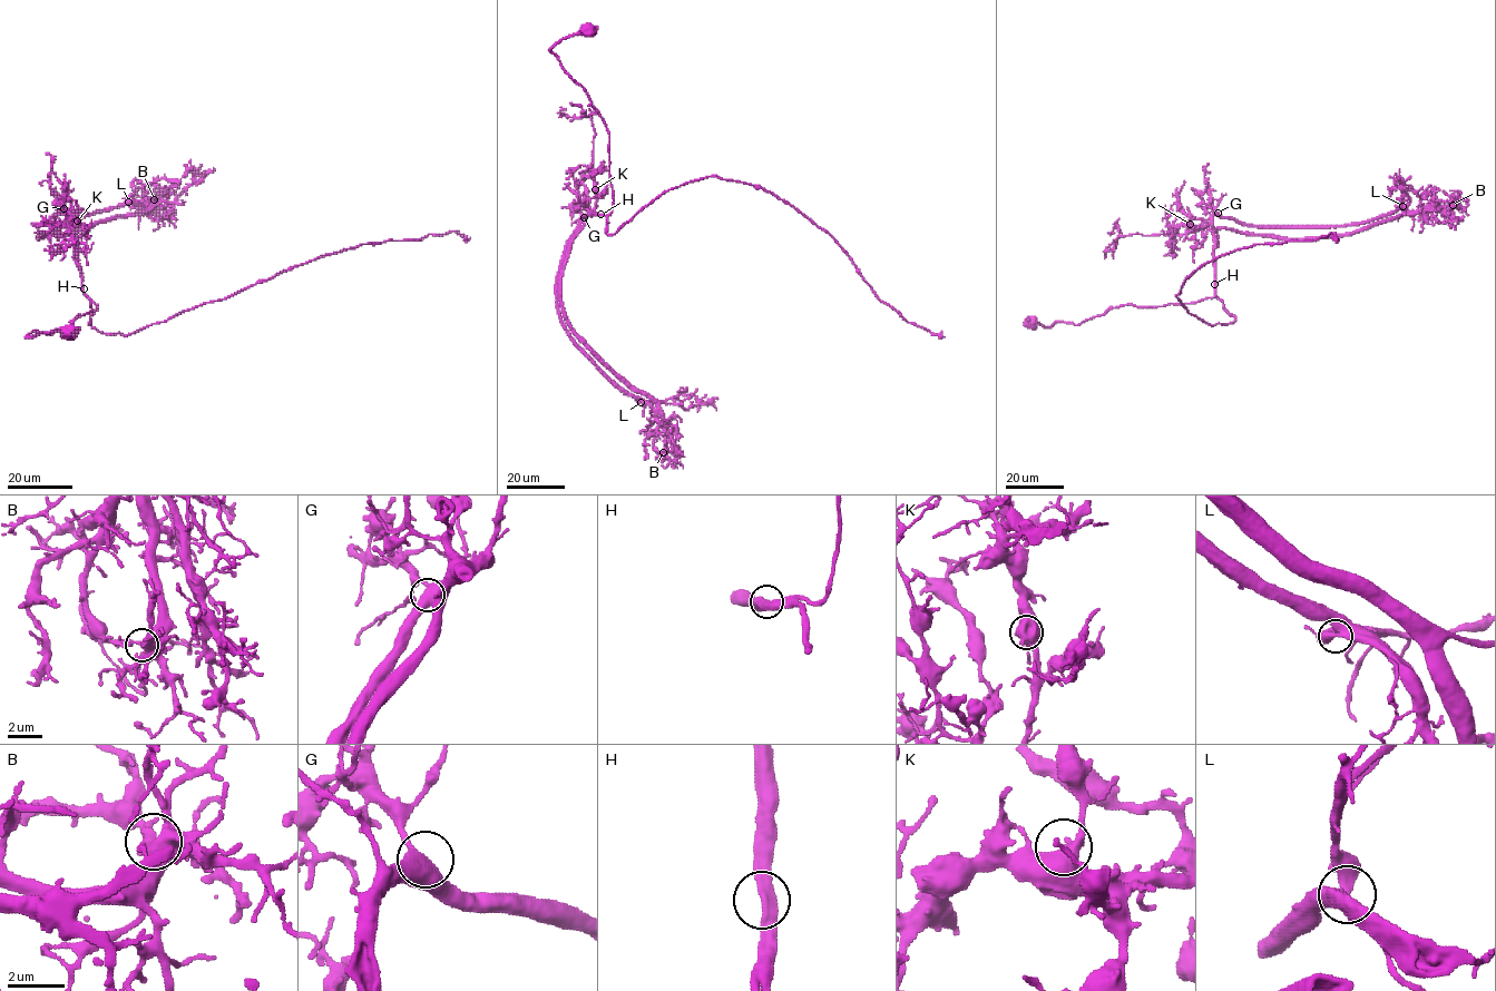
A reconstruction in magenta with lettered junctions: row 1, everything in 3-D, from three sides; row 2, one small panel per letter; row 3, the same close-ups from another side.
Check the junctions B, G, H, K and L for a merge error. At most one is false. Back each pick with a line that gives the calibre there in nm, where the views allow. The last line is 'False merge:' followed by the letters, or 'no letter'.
False merge: no letter

